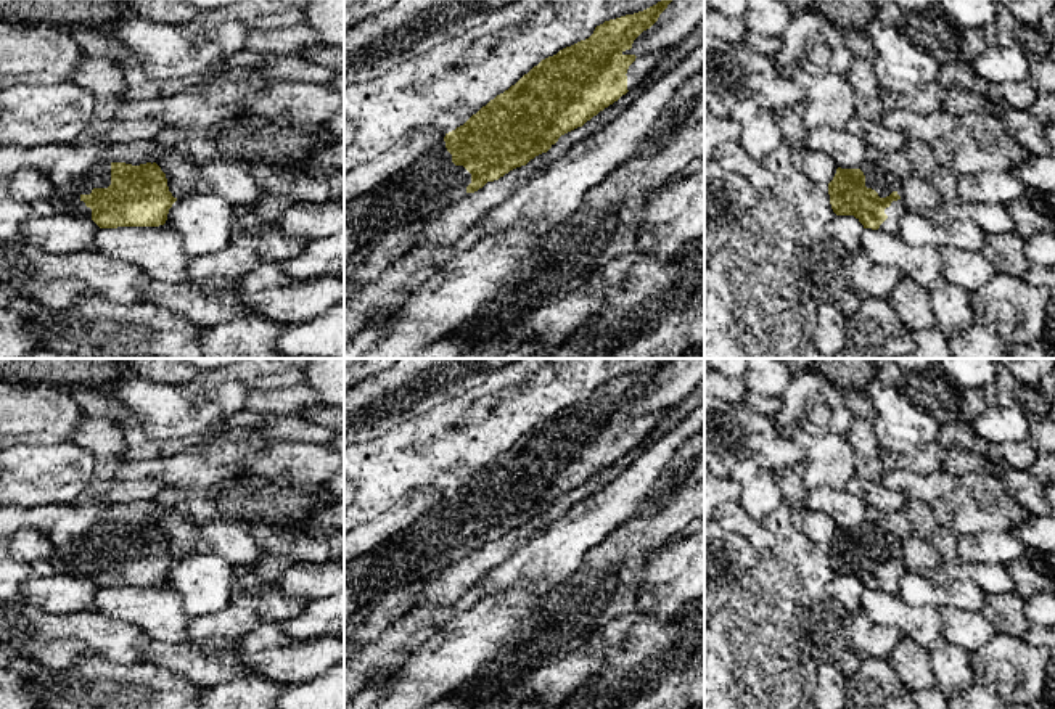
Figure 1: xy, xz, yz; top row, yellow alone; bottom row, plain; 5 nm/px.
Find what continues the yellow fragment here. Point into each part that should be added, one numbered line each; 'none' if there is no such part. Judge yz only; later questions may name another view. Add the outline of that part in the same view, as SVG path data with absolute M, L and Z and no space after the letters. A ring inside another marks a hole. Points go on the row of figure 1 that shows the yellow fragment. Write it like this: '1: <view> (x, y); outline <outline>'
1: yz (877, 179); outline M865 161L857 169L860 169L865 175L865 186L875 190L880 198L886 198L893 191L901 196L897 201L893 201L891 206L885 209L888 219L878 228L889 235L899 236L899 222L907 212L902 199L902 180L896 178L893 174L886 172L881 166L875 162Z

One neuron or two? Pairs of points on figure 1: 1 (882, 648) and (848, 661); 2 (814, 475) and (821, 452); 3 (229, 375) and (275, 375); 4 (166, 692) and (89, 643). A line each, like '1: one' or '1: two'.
1: one
2: one
3: one
4: two

